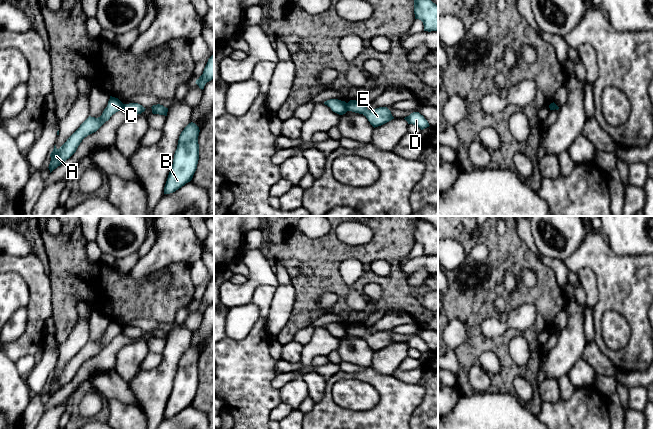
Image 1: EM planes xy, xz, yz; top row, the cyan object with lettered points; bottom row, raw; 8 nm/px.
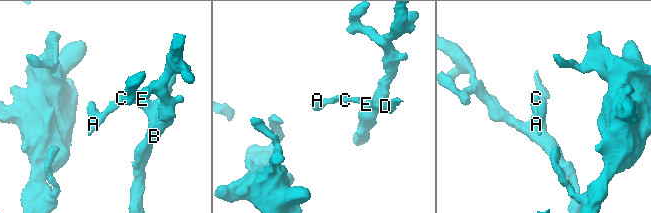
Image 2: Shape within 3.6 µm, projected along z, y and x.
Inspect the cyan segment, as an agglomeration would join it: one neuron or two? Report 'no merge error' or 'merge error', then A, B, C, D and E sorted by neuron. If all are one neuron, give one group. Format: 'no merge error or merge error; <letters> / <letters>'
merge error; A C / B D E

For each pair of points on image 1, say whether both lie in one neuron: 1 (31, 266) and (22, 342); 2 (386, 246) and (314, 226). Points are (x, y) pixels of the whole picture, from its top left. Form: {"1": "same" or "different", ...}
{"1": "same", "2": "different"}

